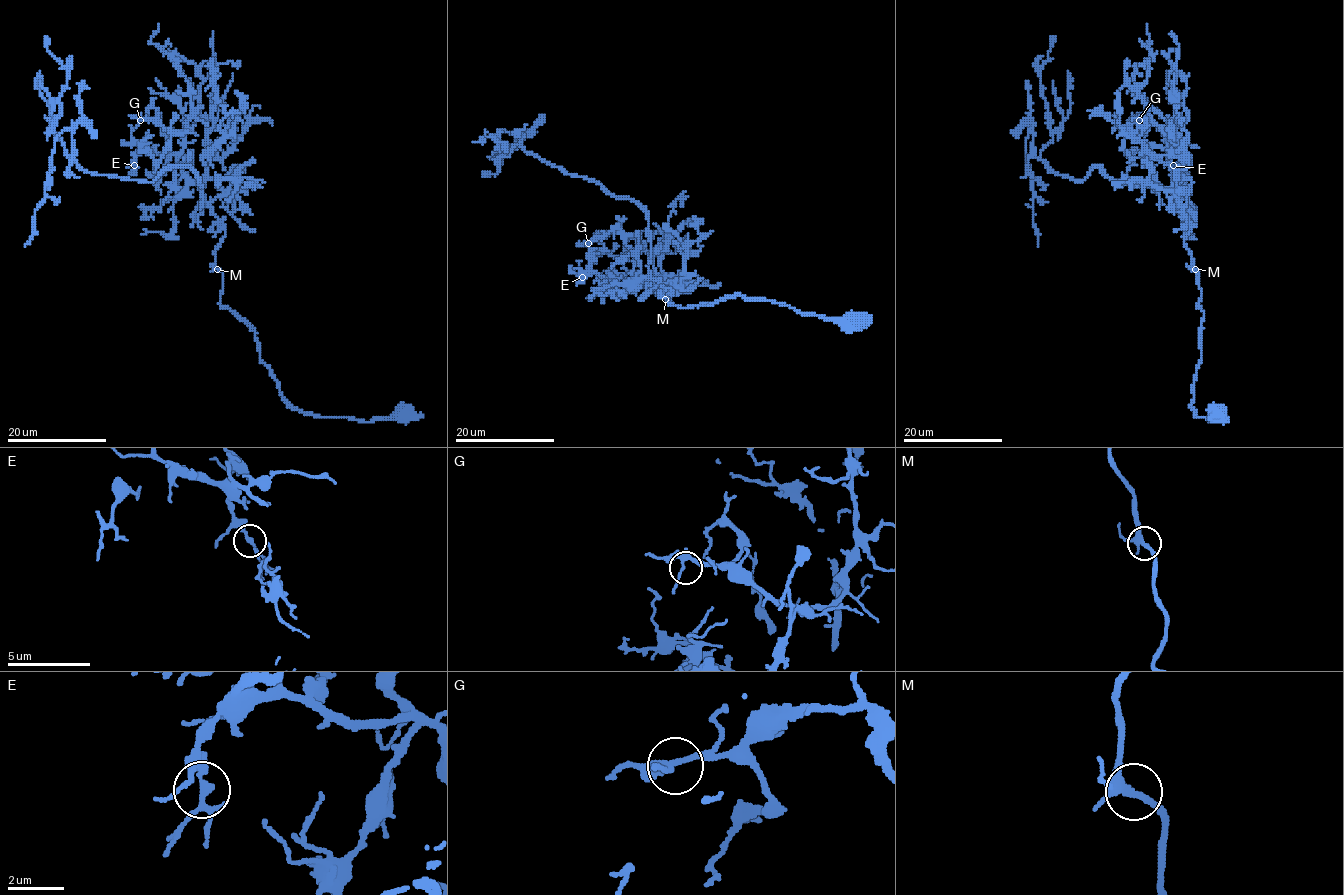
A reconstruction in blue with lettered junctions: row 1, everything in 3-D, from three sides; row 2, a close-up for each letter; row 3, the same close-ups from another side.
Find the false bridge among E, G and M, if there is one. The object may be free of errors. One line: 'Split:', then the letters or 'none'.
Split: none

